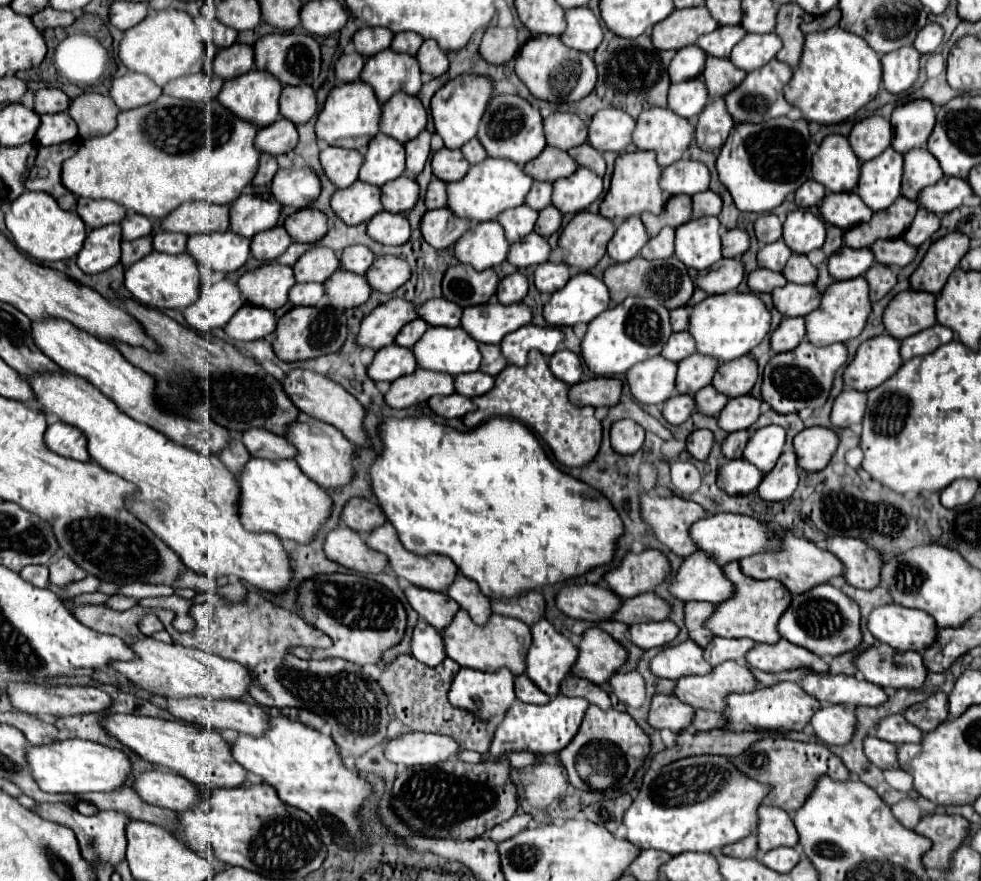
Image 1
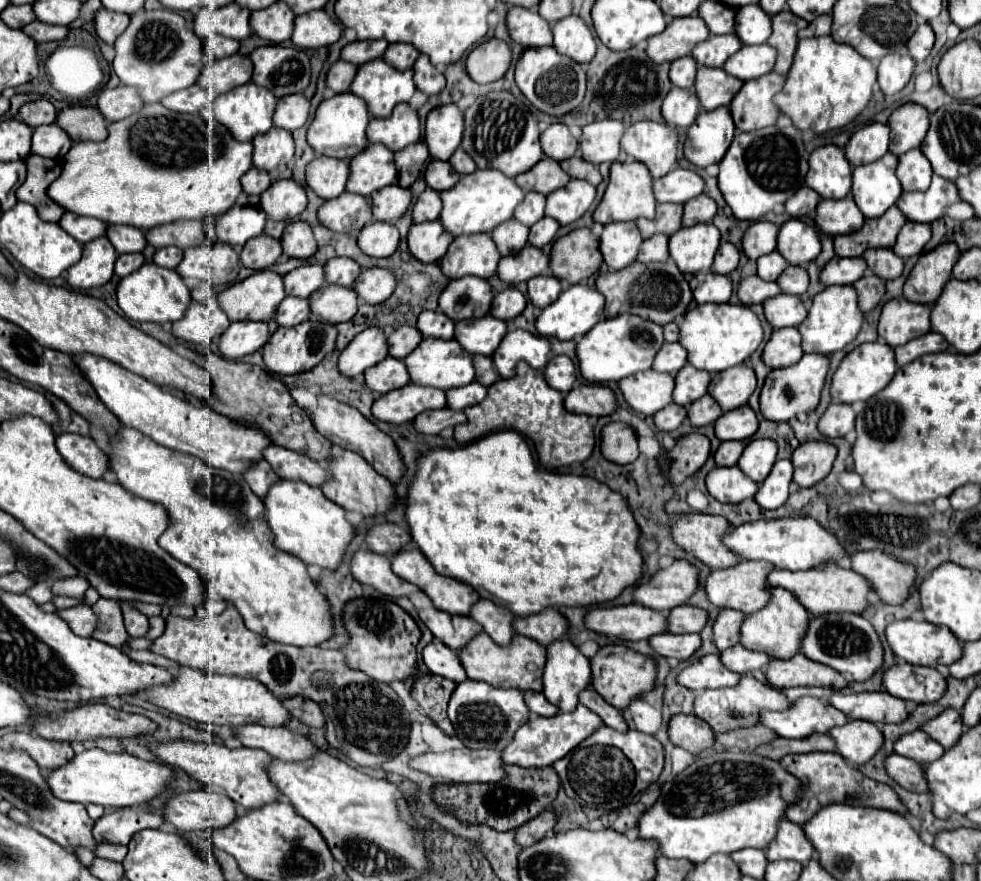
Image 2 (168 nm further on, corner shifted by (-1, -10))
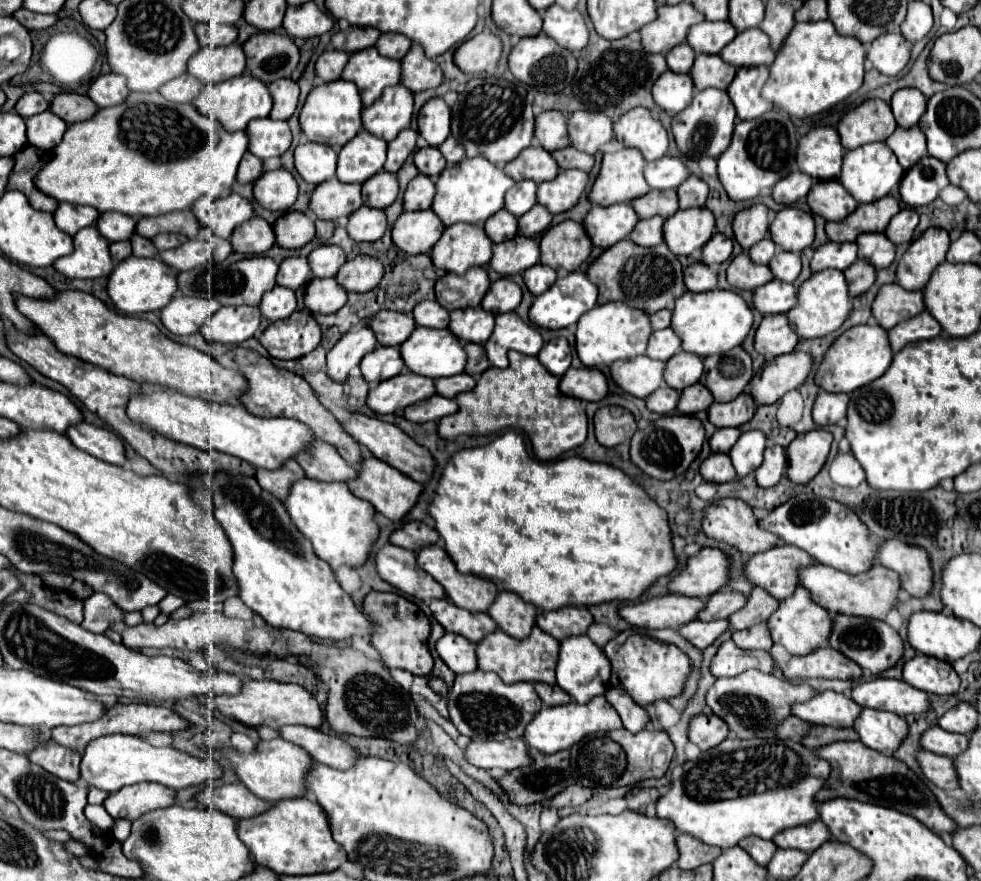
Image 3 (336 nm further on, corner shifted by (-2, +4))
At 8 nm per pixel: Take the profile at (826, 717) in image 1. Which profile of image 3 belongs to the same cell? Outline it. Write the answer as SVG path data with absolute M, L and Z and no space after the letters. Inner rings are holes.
M863 708L853 722L853 730L865 746L881 754L891 754L907 736L907 722L897 714Z

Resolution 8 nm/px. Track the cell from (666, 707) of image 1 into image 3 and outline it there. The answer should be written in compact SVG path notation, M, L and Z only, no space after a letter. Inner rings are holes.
M697 714L689 722L689 740L697 744L701 750L709 750L717 744L721 744L729 734L729 728L725 720L721 720L715 714Z

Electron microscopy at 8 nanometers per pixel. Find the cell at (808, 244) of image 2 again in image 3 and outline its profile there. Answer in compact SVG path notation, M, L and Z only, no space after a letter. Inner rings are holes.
M787 206L777 212L771 228L771 240L787 252L803 252L815 240L815 222L809 212Z

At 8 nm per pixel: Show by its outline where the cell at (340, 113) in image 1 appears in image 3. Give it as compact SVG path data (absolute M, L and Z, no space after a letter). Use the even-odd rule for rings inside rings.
M337 80L337 82L327 82L321 86L315 86L311 94L307 96L307 102L301 110L301 128L307 134L309 140L319 142L319 144L329 144L333 148L345 146L355 134L363 128L361 124L361 110L363 102L359 96L359 90L353 82Z

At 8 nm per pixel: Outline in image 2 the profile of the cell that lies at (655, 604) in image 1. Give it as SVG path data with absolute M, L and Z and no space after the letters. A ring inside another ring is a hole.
M690 604L678 606L668 612L668 630L674 634L684 634L684 632L702 632L702 628L708 622L708 612Z

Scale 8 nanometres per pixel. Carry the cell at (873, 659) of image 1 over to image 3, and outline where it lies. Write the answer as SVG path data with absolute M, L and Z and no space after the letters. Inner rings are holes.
M919 654L905 662L903 680L913 688L927 694L955 694L959 688L959 676L949 662Z

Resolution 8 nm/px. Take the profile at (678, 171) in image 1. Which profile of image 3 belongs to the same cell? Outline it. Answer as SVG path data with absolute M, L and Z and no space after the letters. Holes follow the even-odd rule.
M663 156L661 160L649 162L645 166L645 180L655 190L667 190L677 188L689 178L689 168L673 156Z

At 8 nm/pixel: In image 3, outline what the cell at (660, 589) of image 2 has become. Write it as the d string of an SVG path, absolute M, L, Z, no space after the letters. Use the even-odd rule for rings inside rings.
M701 548L695 556L687 558L681 572L673 574L667 588L673 594L693 596L705 600L727 582L729 562L721 550Z

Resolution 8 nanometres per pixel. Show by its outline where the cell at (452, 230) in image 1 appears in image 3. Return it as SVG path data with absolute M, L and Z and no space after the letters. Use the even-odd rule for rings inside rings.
M433 210L403 212L393 226L393 242L407 254L427 254L441 238L445 226Z

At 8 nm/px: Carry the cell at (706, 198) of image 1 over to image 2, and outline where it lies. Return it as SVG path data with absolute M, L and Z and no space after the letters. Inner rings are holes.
M700 194L684 204L684 216L682 216L682 226L694 226L700 222L712 222L716 214L716 202L708 198L706 194Z

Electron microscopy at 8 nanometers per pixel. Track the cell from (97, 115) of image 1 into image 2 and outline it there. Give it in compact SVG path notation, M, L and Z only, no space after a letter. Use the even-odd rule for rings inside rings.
M68 106L58 112L56 124L72 138L72 142L82 142L82 140L98 142L108 136L106 120L98 112L98 108Z

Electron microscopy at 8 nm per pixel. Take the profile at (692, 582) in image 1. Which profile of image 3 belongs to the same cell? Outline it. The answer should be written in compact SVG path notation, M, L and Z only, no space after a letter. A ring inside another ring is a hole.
M775 546L765 552L753 554L743 566L747 582L763 588L777 600L791 596L797 580L797 568L811 564L811 556L795 546Z

